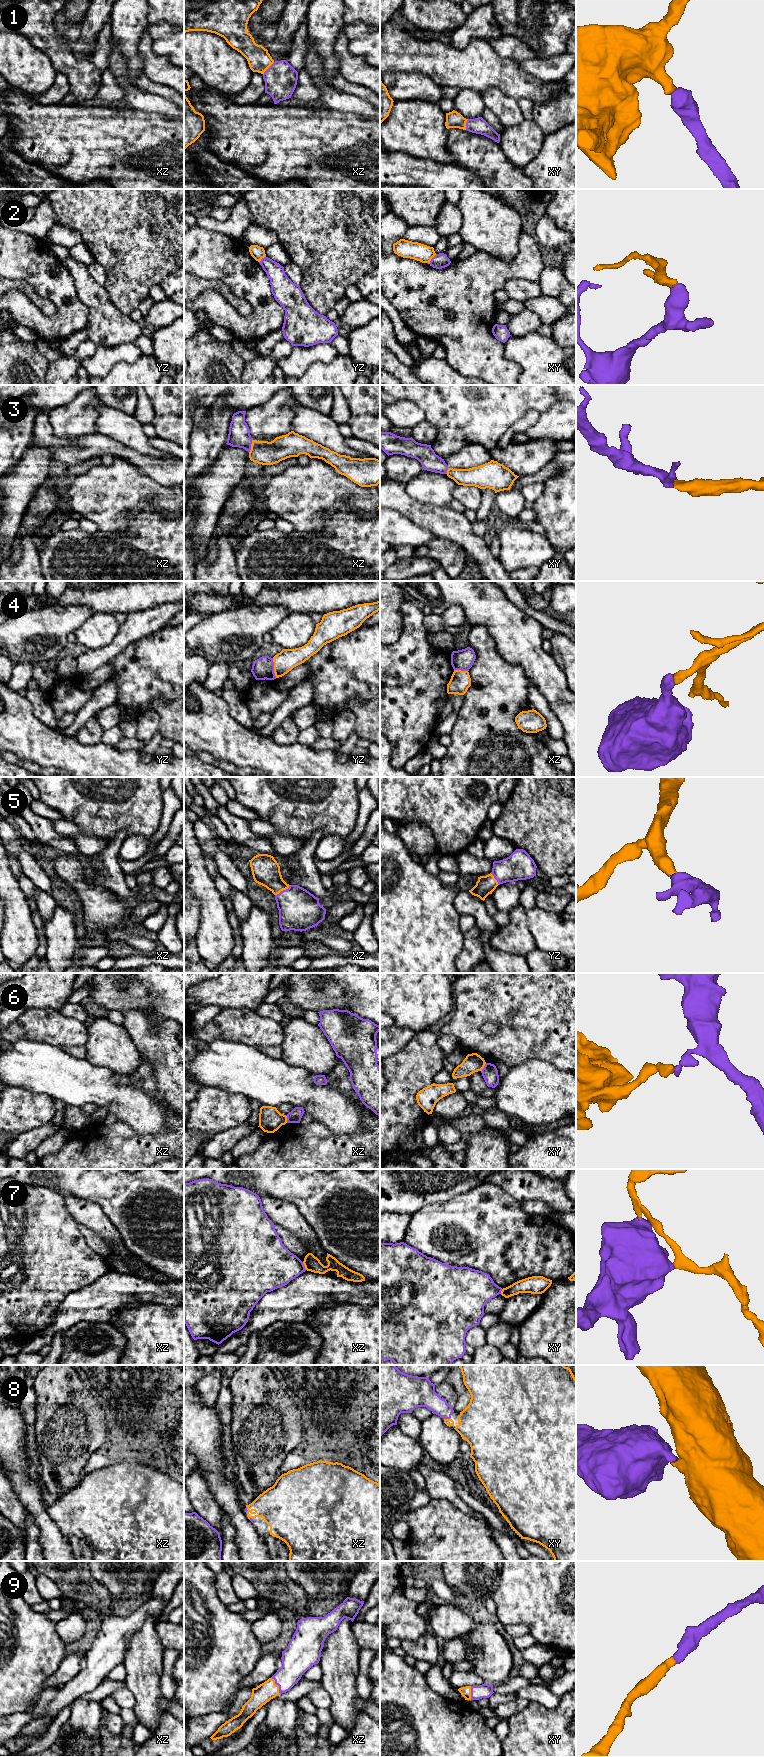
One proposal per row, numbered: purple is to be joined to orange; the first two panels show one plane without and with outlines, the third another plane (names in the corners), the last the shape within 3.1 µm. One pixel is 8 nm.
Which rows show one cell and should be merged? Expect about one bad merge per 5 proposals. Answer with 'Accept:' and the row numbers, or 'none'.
Accept: 1, 3, 5, 8, 9

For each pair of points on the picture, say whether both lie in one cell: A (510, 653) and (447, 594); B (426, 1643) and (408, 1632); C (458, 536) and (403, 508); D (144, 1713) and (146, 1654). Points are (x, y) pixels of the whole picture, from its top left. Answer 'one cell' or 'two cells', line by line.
A: one cell
B: two cells
C: one cell
D: one cell

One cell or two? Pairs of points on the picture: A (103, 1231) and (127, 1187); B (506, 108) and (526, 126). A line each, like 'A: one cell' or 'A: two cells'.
A: two cells
B: two cells

